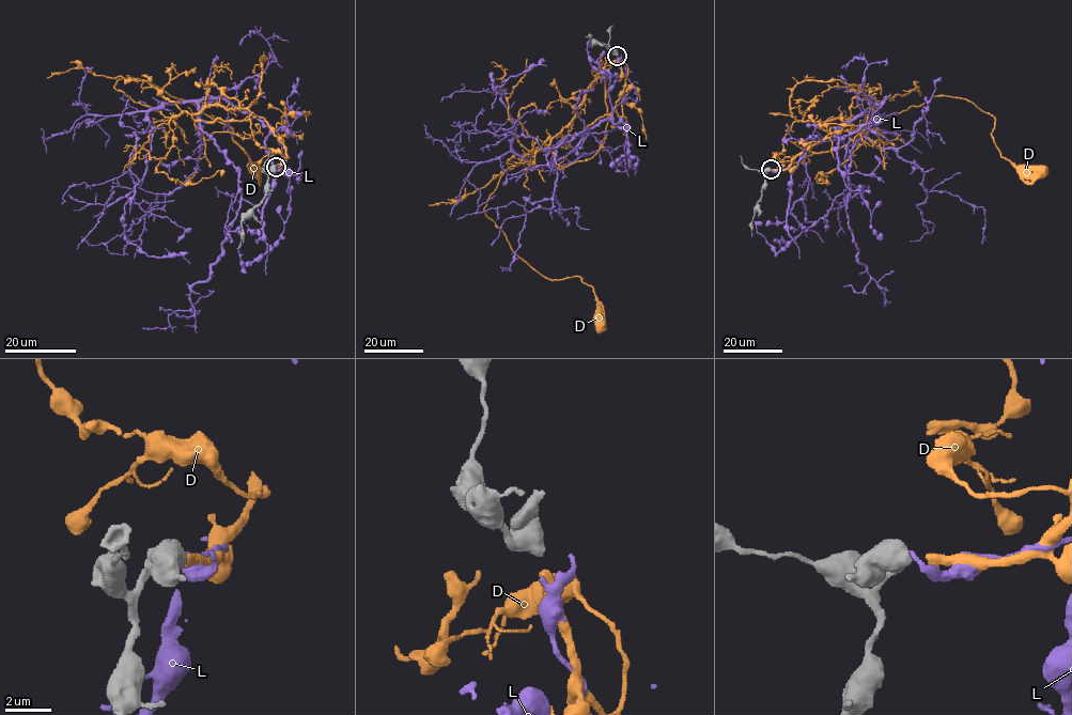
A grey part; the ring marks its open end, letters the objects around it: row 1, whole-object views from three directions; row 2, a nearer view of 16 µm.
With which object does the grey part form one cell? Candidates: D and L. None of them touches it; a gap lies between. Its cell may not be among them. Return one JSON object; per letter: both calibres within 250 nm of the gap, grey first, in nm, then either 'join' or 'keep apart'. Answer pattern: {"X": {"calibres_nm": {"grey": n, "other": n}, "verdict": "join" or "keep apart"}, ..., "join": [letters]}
{"D": {"calibres_nm": {"grey": 650, "other": 400}, "verdict": "join"}, "L": {"calibres_nm": {"grey": 650, "other": 170}, "verdict": "keep apart"}, "join": ["D"]}

